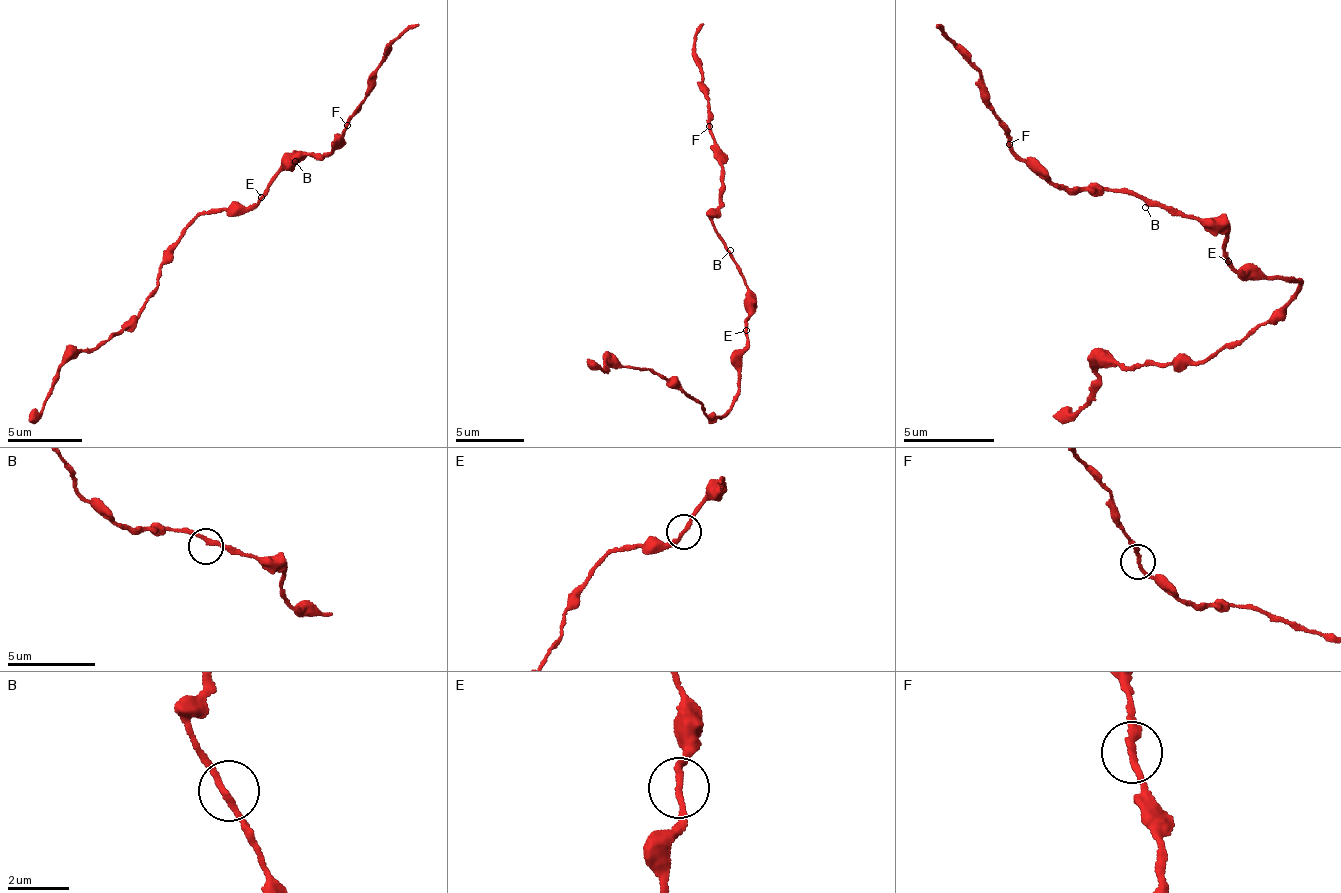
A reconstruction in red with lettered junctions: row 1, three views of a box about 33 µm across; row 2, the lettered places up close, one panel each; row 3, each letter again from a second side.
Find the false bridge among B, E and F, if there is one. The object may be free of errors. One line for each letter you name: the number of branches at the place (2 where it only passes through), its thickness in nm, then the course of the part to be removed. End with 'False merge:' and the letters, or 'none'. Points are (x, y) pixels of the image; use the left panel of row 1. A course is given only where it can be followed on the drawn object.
False merge: none

